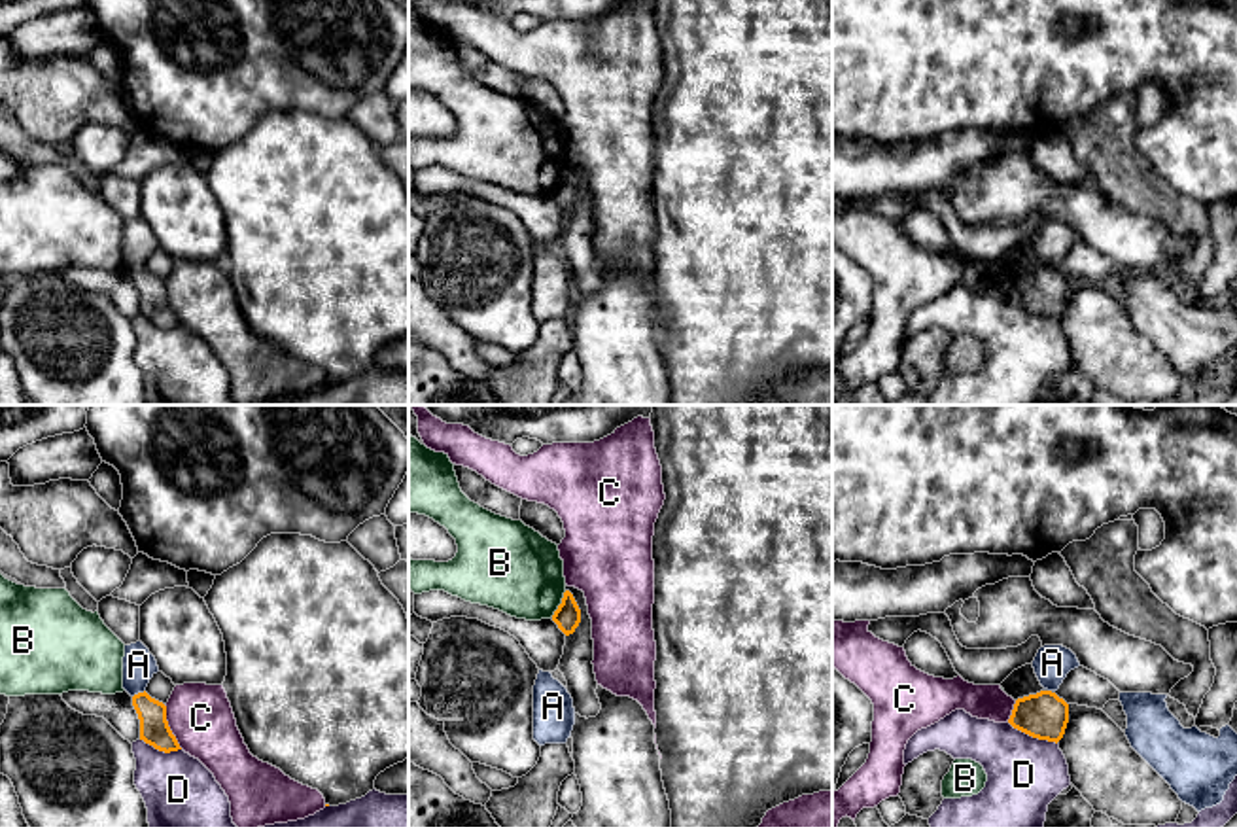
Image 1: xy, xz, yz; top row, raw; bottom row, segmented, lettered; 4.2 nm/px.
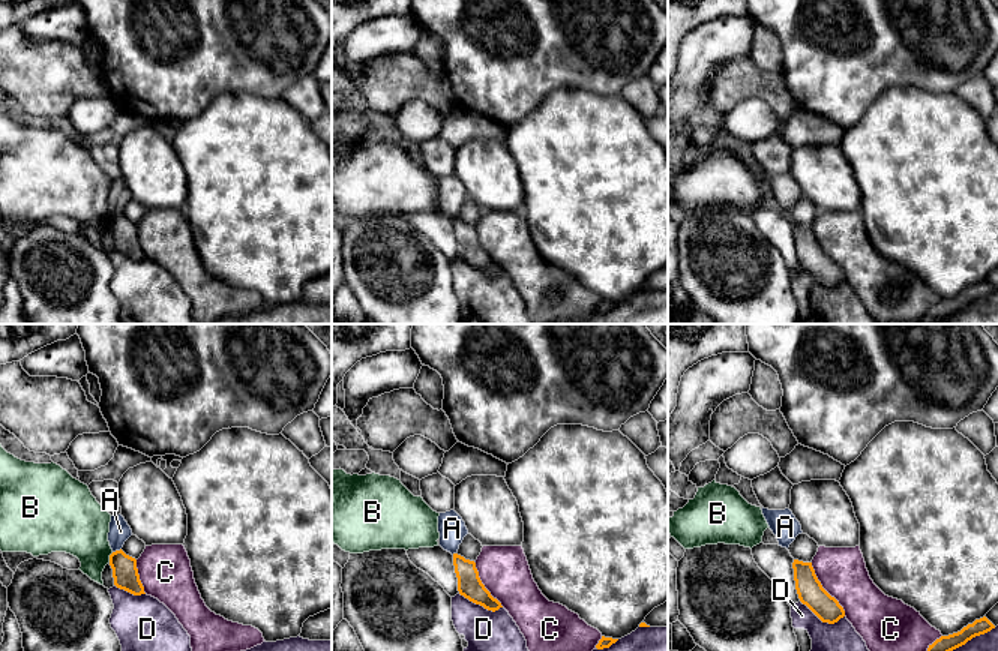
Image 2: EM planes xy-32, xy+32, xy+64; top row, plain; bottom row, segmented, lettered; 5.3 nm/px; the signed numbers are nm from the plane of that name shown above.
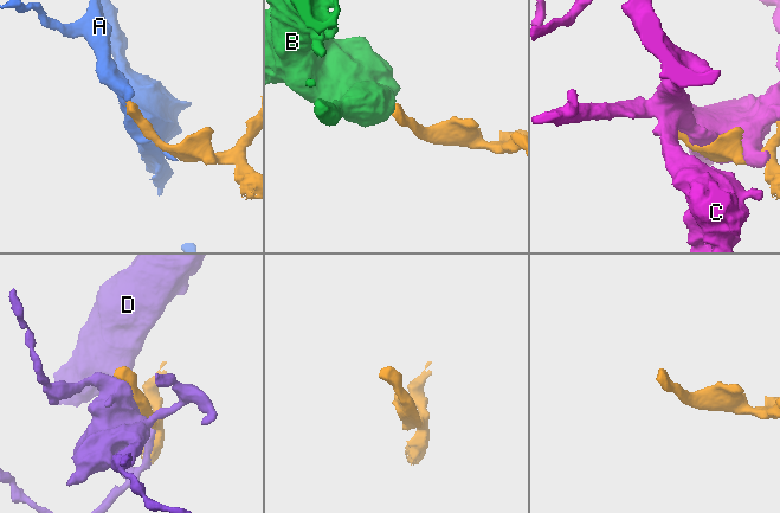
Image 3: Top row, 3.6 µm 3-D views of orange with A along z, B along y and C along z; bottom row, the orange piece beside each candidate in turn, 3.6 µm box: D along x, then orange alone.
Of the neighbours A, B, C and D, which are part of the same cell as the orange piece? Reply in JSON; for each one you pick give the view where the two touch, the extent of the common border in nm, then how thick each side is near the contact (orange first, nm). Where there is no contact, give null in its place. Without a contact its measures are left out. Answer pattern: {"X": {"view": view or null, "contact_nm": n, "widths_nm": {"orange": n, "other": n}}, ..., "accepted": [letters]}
{"accepted": []}

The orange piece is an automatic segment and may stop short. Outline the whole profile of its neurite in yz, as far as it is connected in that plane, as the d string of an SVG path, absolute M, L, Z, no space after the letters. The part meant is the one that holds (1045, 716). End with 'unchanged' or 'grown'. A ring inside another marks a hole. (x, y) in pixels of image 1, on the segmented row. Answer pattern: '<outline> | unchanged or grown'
M1052 691L1018 698L1008 723L1038 740L1059 742L1069 723L1069 704Z | unchanged

